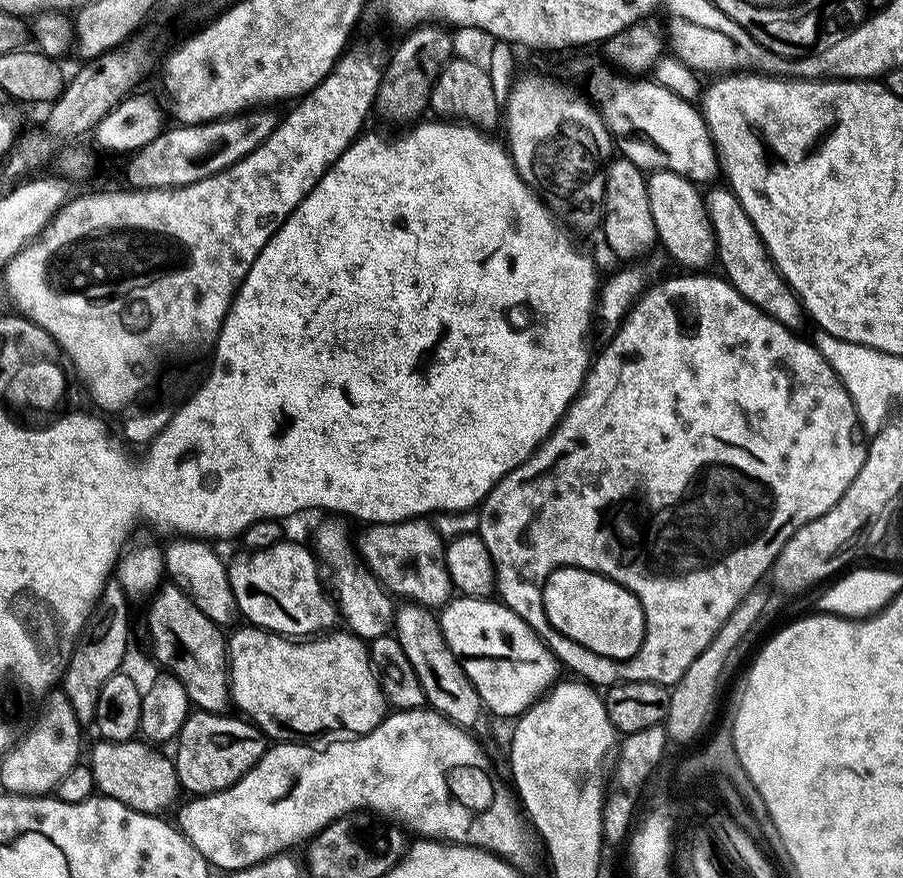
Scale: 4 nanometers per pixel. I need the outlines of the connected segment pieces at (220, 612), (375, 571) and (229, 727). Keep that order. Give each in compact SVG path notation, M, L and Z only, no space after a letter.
M176 538L172 545L163 549L164 571L167 579L175 584L177 588L187 594L206 614L206 618L213 620L218 626L225 626L232 619L237 619L238 609L236 599L232 593L232 587L228 581L228 569L225 561L220 561L220 556L211 548L211 543L200 538Z
M417 518L395 524L374 524L365 529L360 536L359 559L393 597L404 596L400 598L425 606L442 606L448 602L454 589L444 561L446 544L431 523Z
M193 711L180 728L178 739L175 741L176 776L180 779L180 787L188 794L207 794L210 792L221 792L234 782L238 782L251 770L257 762L264 757L266 751L266 740L259 728L247 719L235 720L232 714L221 714L219 712Z

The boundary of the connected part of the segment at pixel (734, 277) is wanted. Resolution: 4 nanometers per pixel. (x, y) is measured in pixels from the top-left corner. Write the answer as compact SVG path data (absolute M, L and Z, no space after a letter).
M721 186L721 188L712 188L708 192L706 190L703 200L708 221L715 234L717 261L722 264L728 282L735 286L735 289L748 301L775 318L780 324L791 329L798 327L800 316L802 317L802 305L796 298L795 292L788 287L783 276L776 271L772 261L768 259L768 252L760 236L754 230L753 223L742 210L731 189Z

